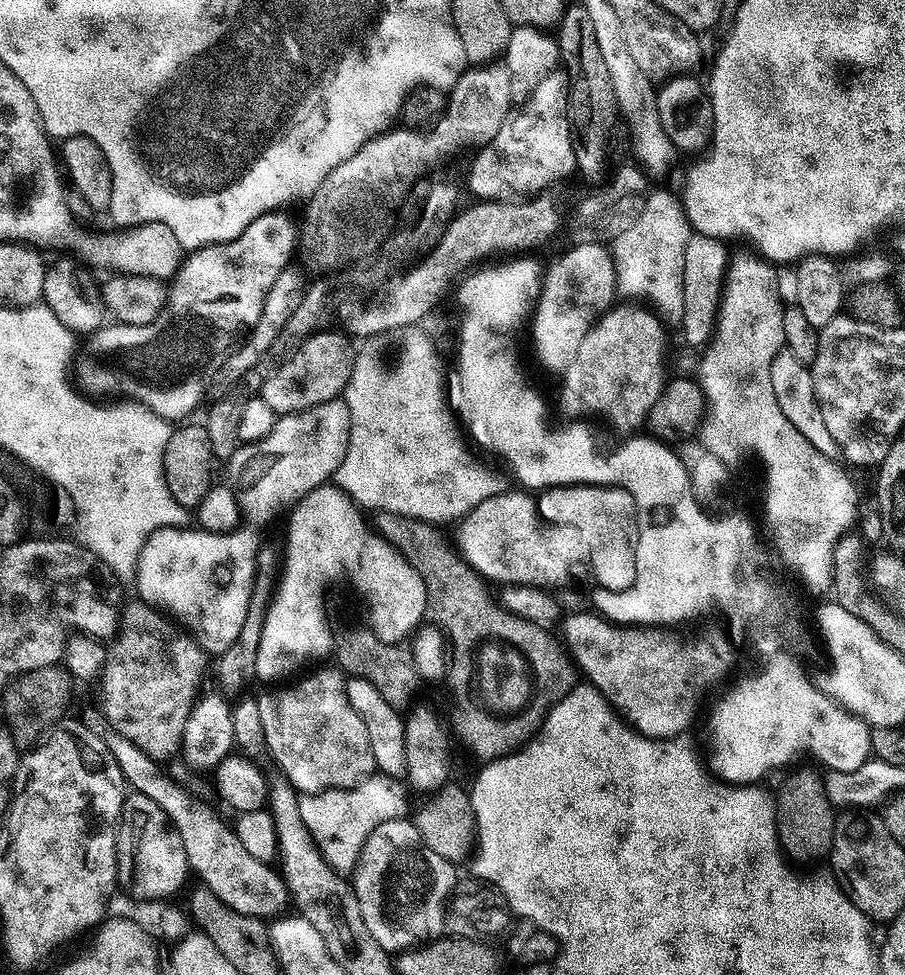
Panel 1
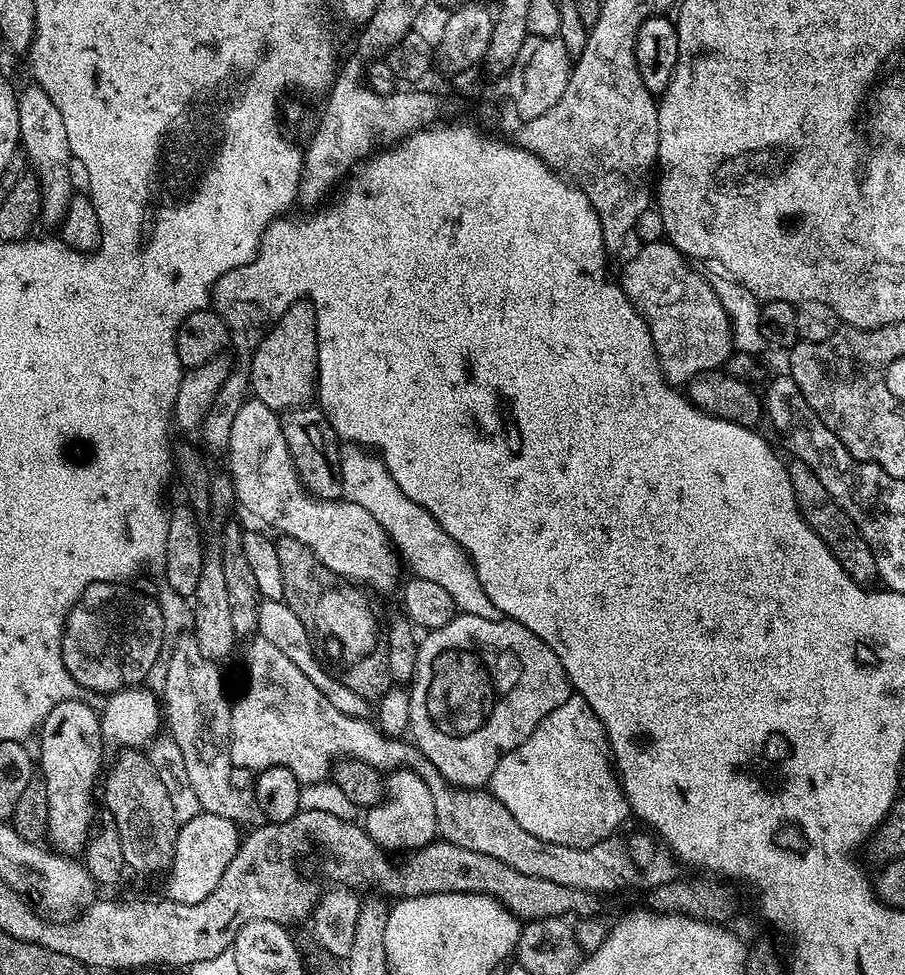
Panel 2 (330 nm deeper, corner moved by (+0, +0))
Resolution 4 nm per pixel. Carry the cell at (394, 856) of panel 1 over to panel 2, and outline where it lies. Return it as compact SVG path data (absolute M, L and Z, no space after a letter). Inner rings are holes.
M408 767L389 771L386 776L384 798L363 813L362 827L378 847L389 854L407 854L425 848L437 839L434 798L416 772Z

